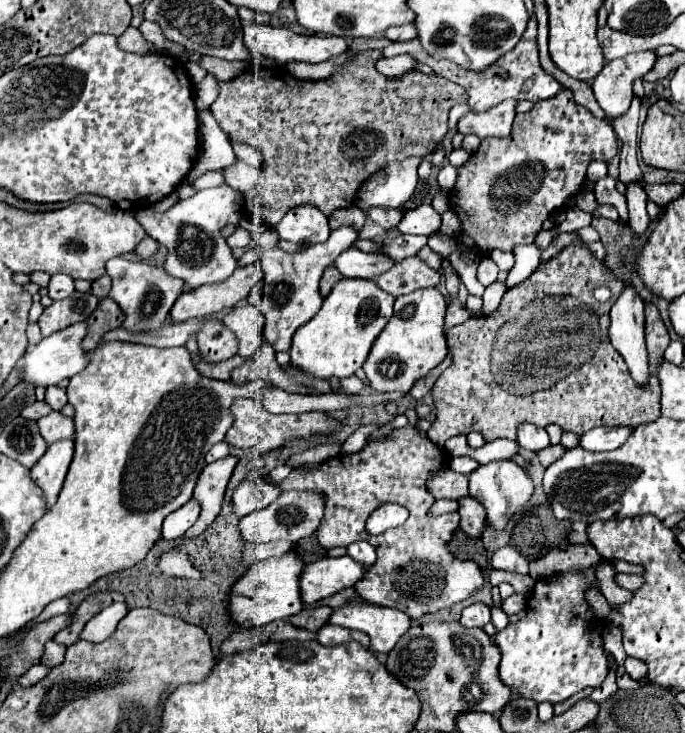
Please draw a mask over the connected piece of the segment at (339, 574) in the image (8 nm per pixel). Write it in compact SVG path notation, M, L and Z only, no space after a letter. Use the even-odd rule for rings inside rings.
M350 555L324 557L314 563L306 563L306 569L300 577L302 601L306 605L314 605L346 587L354 587L364 579L364 573L364 565Z

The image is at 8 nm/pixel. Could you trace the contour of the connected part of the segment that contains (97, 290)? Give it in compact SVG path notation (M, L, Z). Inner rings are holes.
M102 275L100 279L96 279L96 281L92 283L92 289L90 289L90 291L102 299L102 297L108 295L108 291L110 291L110 283L112 283L112 279L110 279L108 275Z

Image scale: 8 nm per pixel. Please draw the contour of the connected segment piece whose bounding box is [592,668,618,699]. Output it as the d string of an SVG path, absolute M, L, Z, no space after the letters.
M610 668L610 673L608 673L605 681L598 686L598 689L594 689L594 695L592 695L592 697L598 697L598 699L608 699L612 693L616 693L616 691L618 691L614 669L615 668Z

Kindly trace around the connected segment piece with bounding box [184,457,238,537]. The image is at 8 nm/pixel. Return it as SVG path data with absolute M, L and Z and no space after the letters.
M224 457L210 465L206 465L198 477L194 499L200 505L200 517L198 521L184 533L184 537L198 537L206 531L206 527L218 517L222 511L222 501L226 493L226 485L230 481L230 475L236 467L236 457Z

